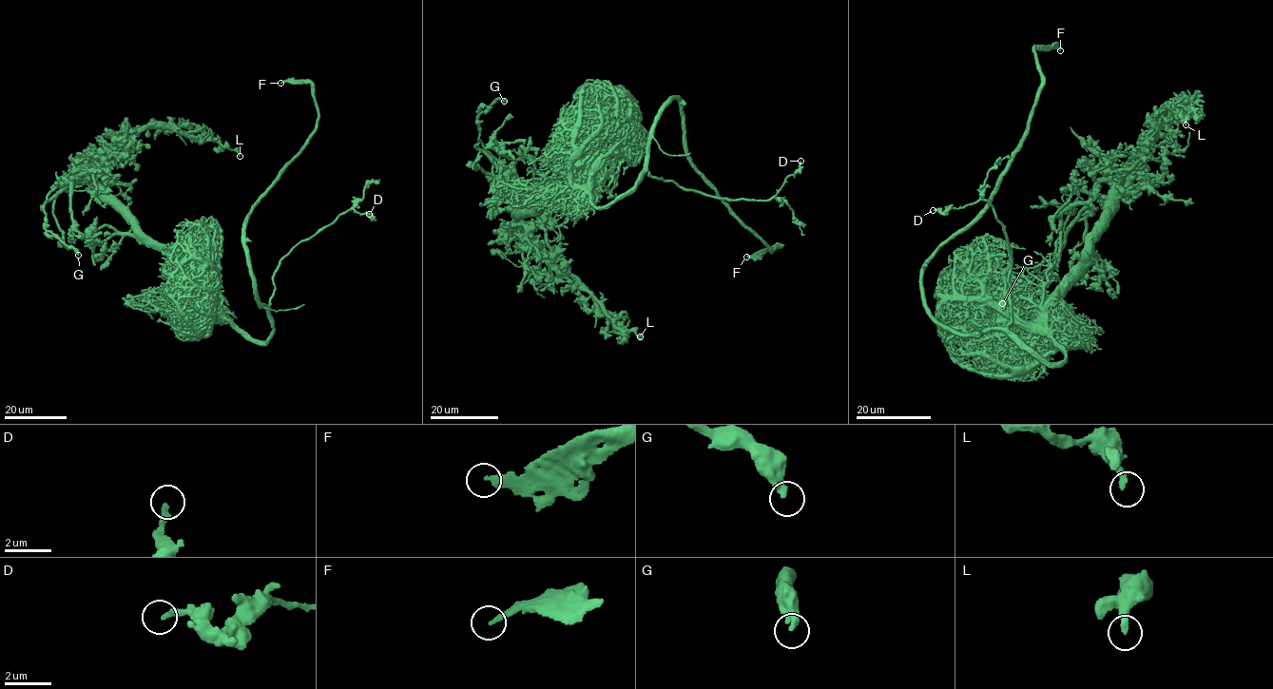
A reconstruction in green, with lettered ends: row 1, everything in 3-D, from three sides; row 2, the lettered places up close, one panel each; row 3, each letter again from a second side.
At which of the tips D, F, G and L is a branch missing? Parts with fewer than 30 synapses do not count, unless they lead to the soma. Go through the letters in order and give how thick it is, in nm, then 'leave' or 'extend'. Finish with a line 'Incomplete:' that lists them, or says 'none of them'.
D: 260 nm | leave
F: 280 nm | extend
G: 360 nm | leave
L: 260 nm | leave
Incomplete: F

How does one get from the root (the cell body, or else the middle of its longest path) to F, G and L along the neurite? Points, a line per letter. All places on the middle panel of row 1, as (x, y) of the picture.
F: (605, 206), (635, 185), (655, 117), (667, 101), (680, 99), (693, 165), (769, 249), (781, 247), (746, 257)
G: (605, 206), (597, 208), (590, 185), (569, 201), (522, 209), (515, 173), (477, 140), (480, 113), (504, 101)
L: (605, 206), (597, 208), (590, 185), (570, 200), (548, 200), (519, 218), (528, 238), (620, 330), (640, 336)

